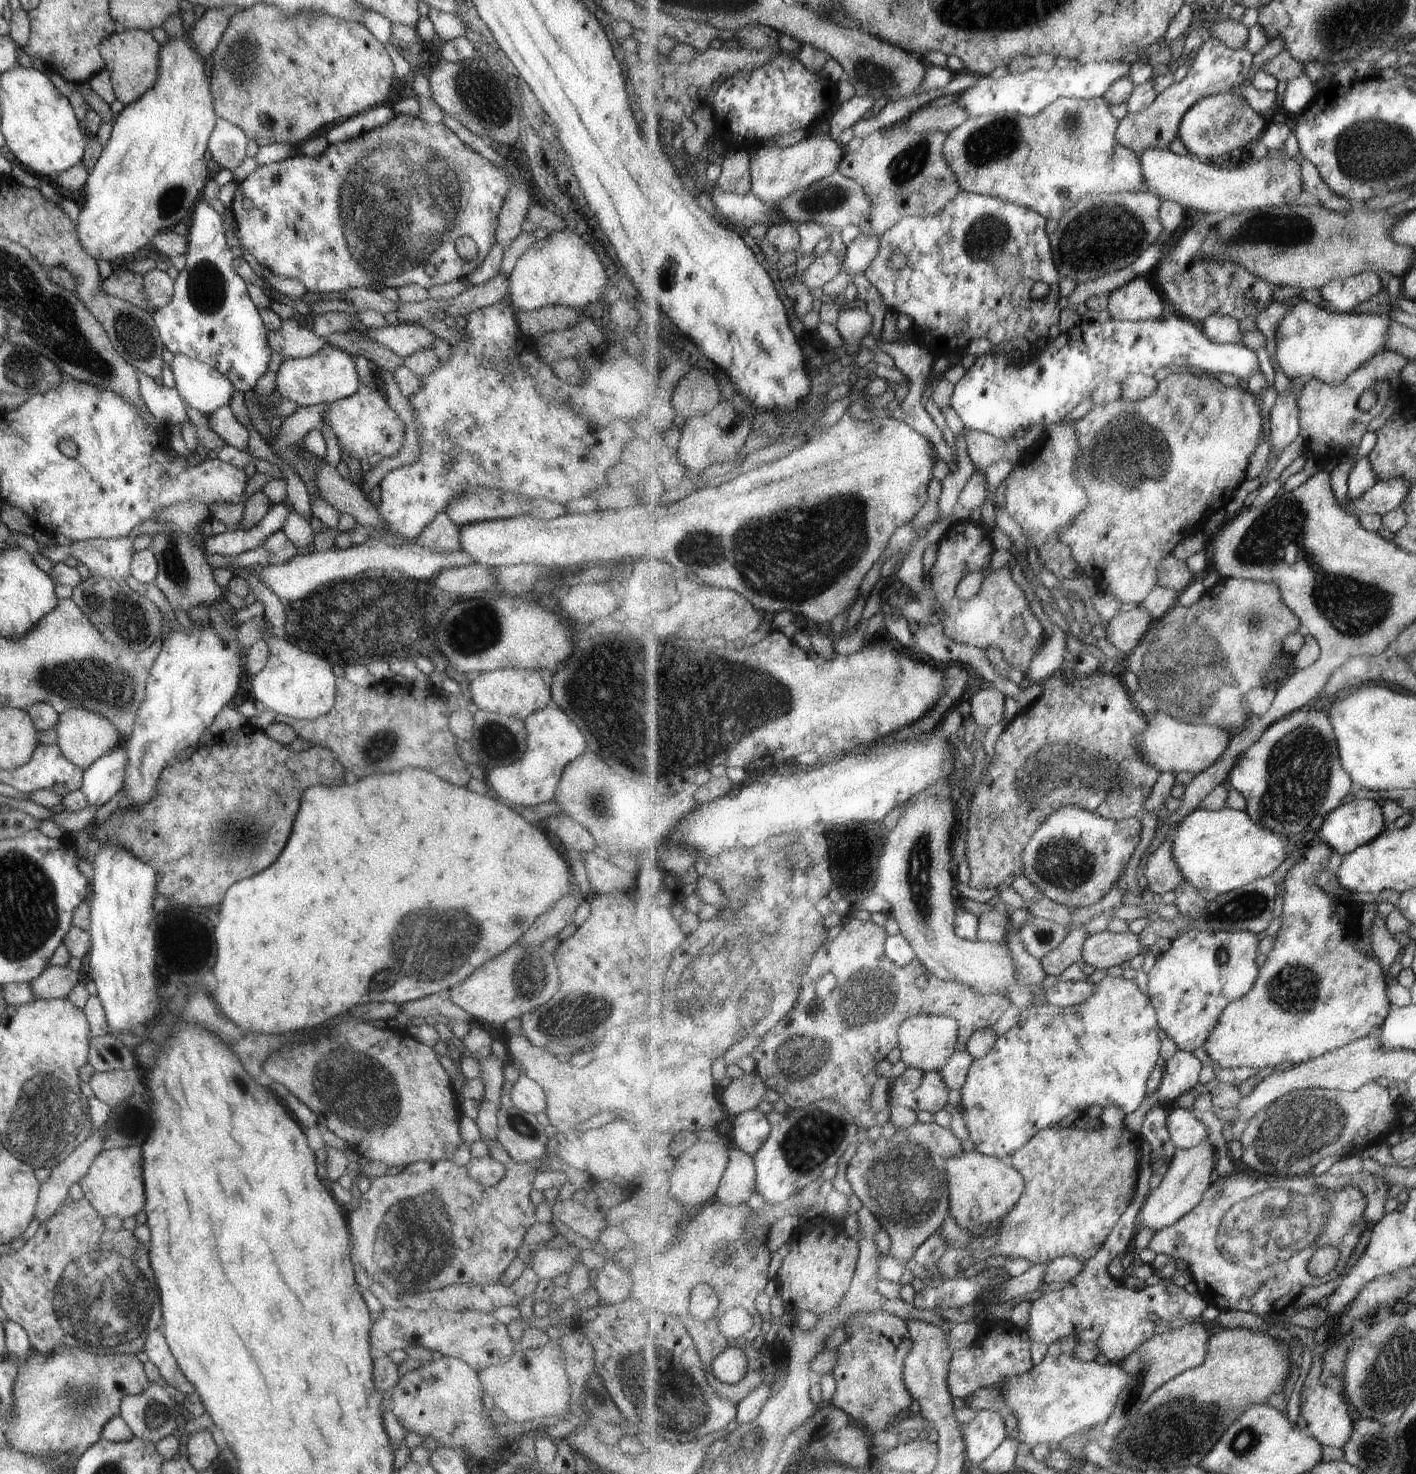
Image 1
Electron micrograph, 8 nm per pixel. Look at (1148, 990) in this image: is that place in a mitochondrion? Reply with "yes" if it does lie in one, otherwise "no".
no

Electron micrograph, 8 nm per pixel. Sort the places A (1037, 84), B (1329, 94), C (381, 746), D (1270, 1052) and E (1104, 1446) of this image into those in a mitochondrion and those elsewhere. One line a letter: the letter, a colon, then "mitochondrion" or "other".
A: other
B: other
C: mitochondrion
D: other
E: other

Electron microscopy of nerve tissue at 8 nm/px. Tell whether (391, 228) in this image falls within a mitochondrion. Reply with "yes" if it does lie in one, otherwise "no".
yes

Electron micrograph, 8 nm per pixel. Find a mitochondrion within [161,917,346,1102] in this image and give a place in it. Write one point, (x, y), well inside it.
(242, 1084)

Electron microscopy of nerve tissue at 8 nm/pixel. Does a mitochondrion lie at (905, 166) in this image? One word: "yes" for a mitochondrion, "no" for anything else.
yes

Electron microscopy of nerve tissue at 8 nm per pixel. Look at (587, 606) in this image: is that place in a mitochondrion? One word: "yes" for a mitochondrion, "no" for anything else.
no

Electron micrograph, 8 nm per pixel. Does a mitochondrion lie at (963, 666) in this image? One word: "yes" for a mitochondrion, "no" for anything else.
no

